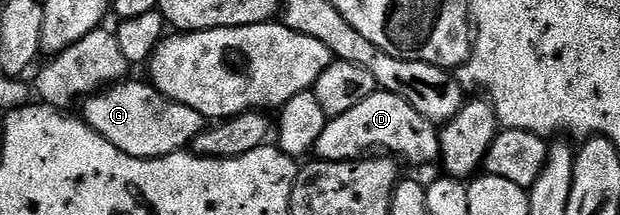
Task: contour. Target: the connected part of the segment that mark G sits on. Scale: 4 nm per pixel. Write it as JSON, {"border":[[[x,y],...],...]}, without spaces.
{"border":[[[134,79],[123,80],[117,84],[106,87],[103,91],[89,96],[83,102],[84,112],[82,117],[89,127],[95,129],[100,136],[106,137],[115,148],[139,159],[157,159],[166,157],[175,151],[183,151],[202,133],[206,126],[203,115],[199,115],[190,105],[182,105],[178,101],[170,101],[164,94],[152,86],[151,82],[134,81]]]}

